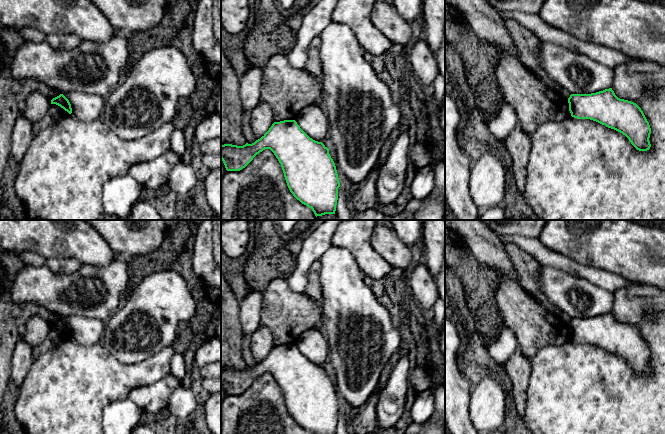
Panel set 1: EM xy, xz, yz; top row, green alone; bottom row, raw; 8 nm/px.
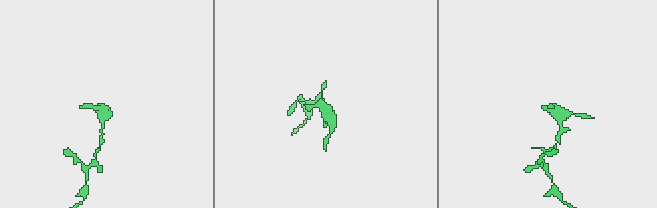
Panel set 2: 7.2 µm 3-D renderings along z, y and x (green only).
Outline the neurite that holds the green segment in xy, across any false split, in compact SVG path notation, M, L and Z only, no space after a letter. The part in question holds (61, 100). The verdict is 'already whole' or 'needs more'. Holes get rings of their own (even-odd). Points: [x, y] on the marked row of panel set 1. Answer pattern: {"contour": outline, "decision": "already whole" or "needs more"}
{"contour": "M60 94L59 96L53 98L51 100L51 104L56 104L67 111L69 114L72 113L72 108L69 100L63 95Z", "decision": "already whole"}

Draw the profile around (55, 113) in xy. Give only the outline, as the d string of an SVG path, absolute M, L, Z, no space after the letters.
M51 104L46 115L37 123L33 124L33 137L36 136L44 128L59 122L67 115L69 115L69 113L63 108L56 104Z

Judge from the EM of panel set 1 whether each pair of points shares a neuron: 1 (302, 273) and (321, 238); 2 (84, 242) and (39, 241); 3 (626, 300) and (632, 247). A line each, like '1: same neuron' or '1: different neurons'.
1: same neuron
2: same neuron
3: different neurons

